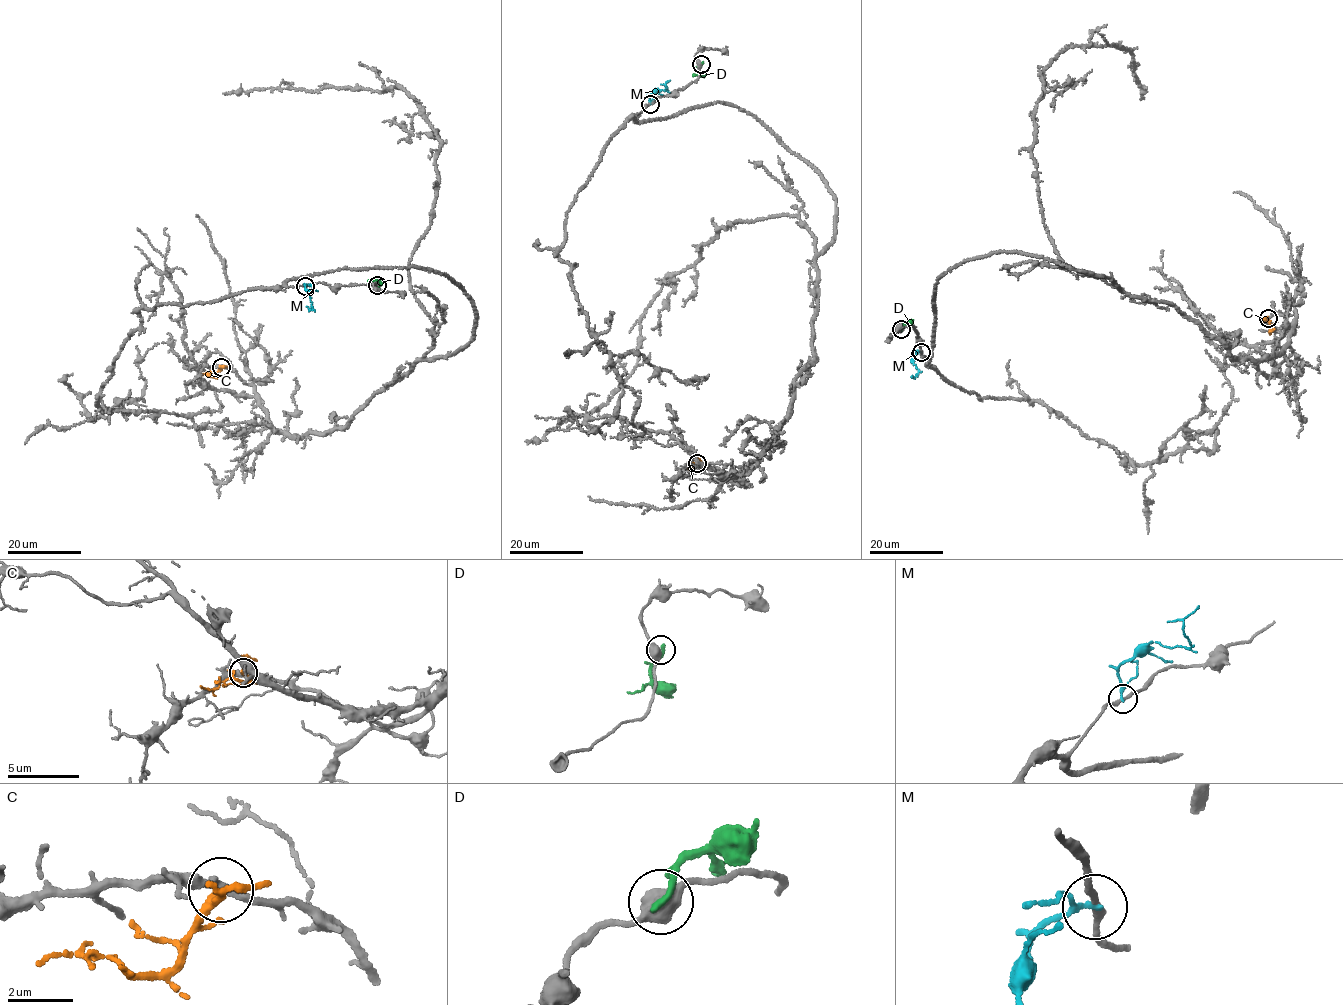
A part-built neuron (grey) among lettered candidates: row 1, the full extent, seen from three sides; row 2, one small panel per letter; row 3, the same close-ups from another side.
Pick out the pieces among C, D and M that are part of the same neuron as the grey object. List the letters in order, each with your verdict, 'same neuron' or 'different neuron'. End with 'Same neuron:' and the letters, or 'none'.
C: different neuron
D: different neuron
M: different neuron
Same neuron: none

